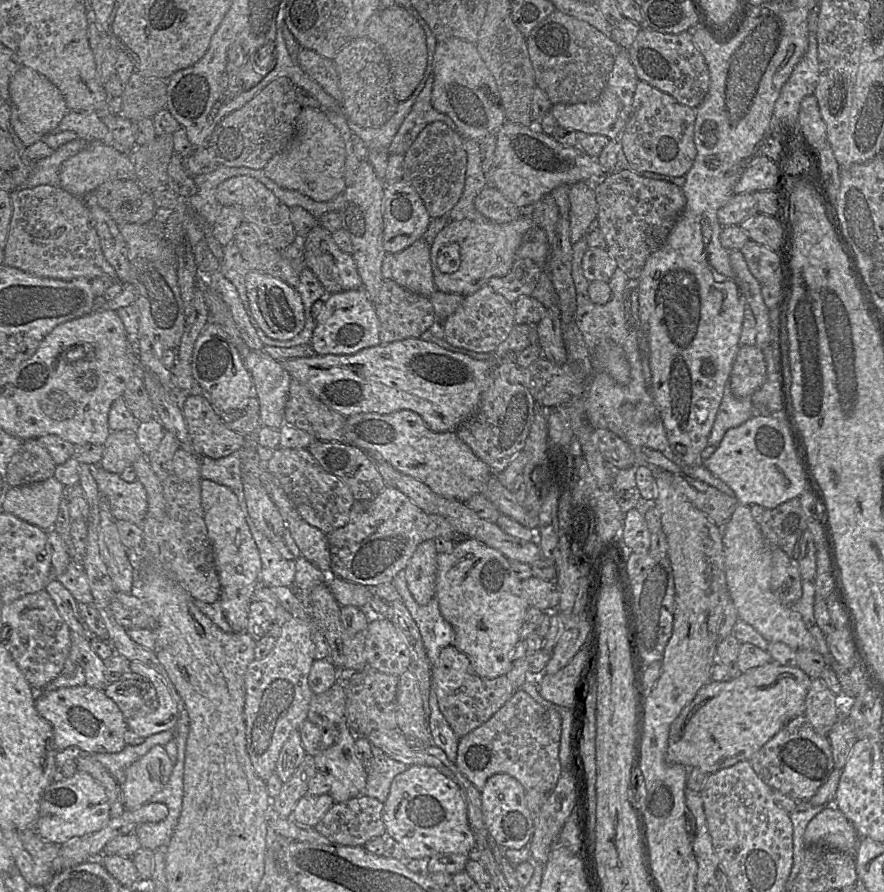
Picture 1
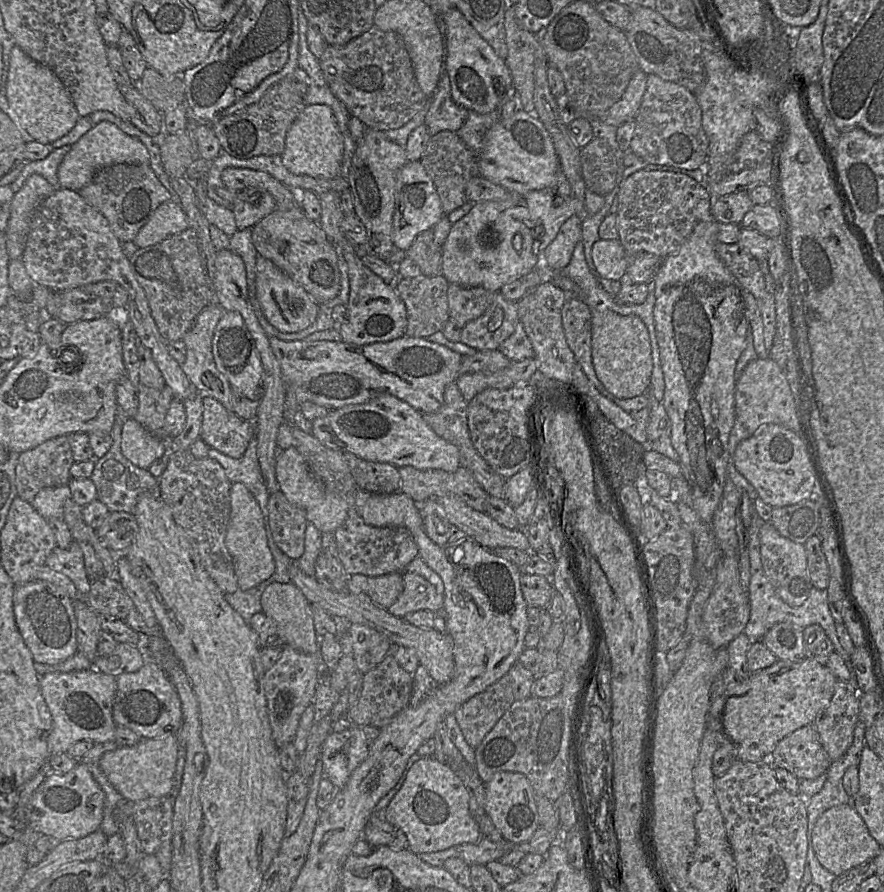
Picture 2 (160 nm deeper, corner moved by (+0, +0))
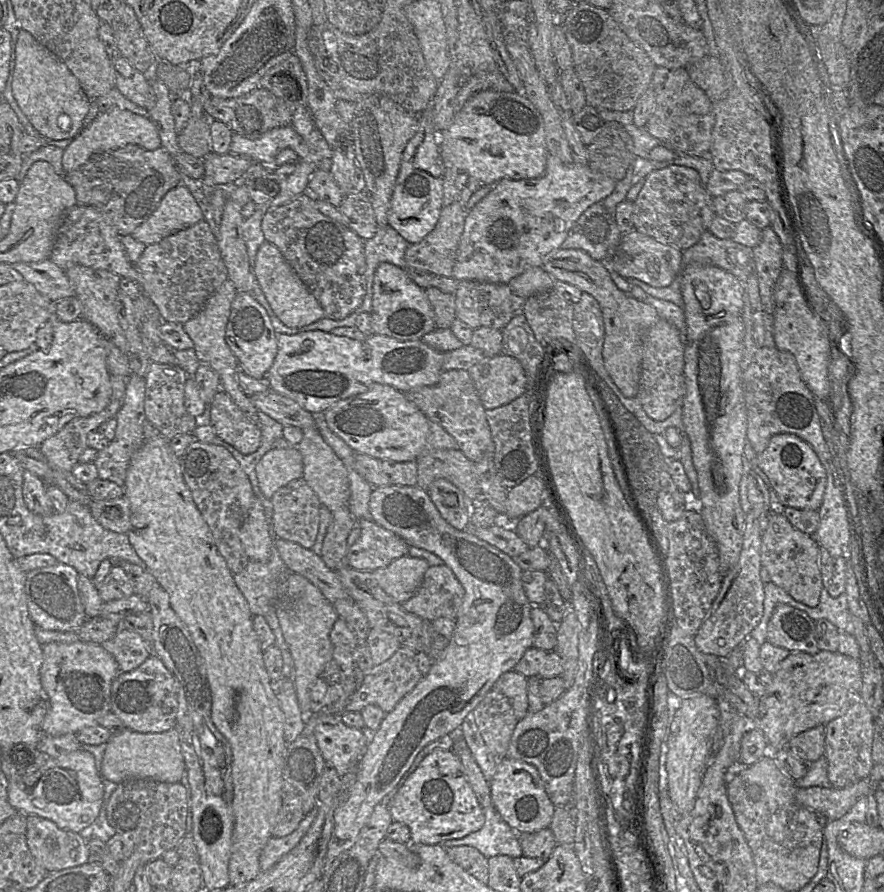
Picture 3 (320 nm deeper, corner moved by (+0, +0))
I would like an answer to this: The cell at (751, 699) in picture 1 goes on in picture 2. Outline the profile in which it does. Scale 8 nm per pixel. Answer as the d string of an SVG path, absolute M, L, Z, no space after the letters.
M805 658L799 662L791 662L778 659L773 665L756 672L752 672L751 676L740 684L727 684L725 690L724 709L722 713L722 724L725 735L736 747L737 759L745 762L769 760L771 753L781 739L805 725L813 724L819 713L829 705L837 681L837 678L831 673L826 665L821 665L812 659Z

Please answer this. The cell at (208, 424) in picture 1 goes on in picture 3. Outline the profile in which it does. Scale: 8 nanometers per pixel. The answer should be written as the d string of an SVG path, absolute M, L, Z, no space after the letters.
M216 393L208 410L209 424L221 440L243 455L250 455L259 448L259 426L248 419L227 393Z

